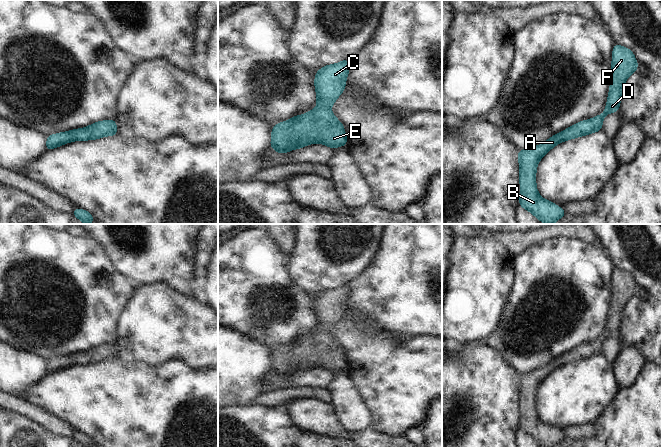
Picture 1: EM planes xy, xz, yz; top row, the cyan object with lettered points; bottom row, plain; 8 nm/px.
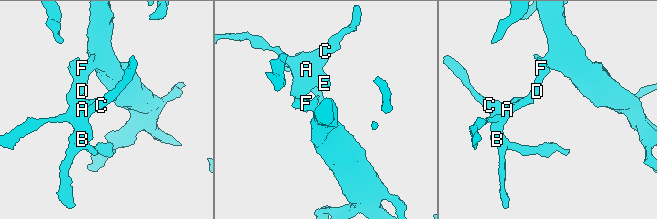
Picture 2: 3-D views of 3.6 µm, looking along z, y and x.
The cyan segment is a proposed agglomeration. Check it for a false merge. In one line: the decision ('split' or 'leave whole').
leave whole

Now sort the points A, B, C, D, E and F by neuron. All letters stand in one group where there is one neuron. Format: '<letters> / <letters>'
A B C D E F

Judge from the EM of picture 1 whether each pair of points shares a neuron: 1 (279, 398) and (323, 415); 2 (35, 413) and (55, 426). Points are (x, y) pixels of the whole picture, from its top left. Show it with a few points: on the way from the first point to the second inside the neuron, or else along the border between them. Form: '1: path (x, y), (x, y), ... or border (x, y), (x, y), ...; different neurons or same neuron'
1: border (311, 397), (295, 398), (286, 405); different neurons
2: path (40, 415), (50, 422); same neuron

